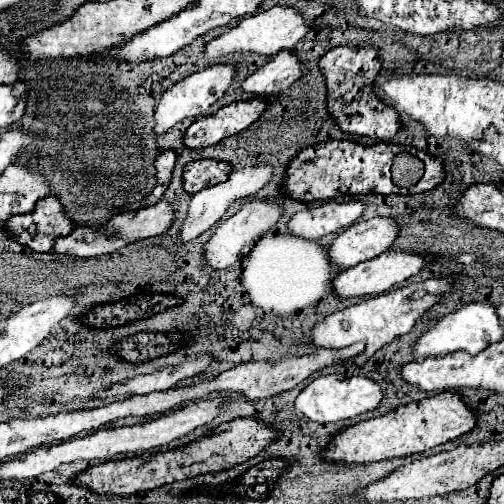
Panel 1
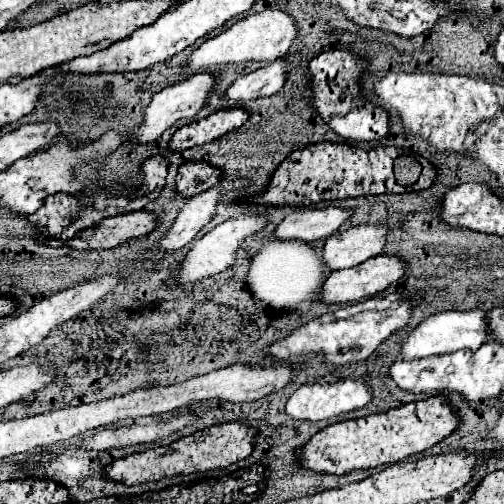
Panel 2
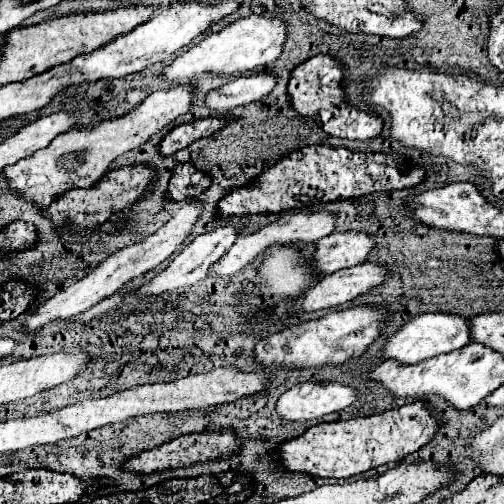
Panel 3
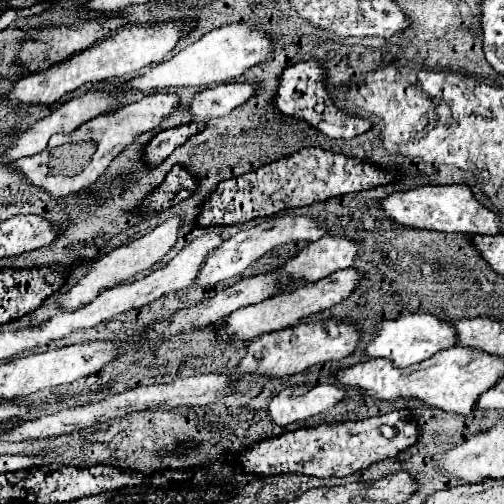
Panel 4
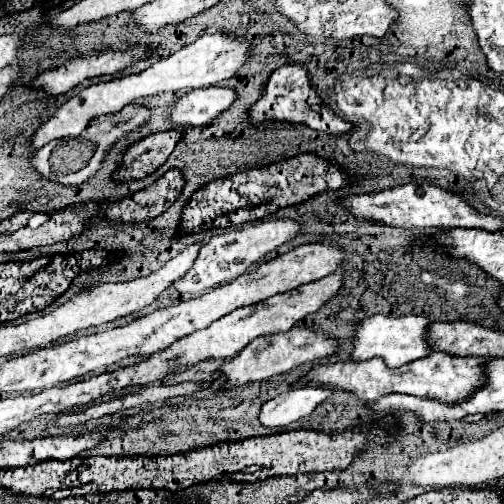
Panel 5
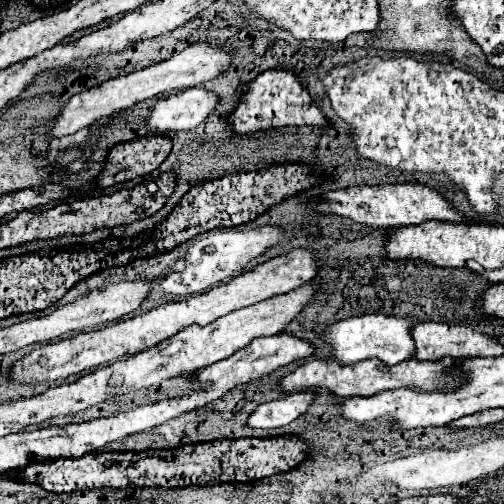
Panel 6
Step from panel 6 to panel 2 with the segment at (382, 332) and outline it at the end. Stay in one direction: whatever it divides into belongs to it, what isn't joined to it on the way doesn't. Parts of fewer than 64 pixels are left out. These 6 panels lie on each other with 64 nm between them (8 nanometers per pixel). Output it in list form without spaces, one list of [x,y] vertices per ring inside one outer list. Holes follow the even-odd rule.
[[[472,310],[472,312],[440,312],[424,320],[410,336],[408,340],[402,342],[402,358],[404,360],[418,360],[418,358],[428,358],[428,356],[438,356],[438,354],[450,354],[462,348],[476,350],[480,344],[490,342],[488,330],[486,330],[486,318],[488,314],[484,310]]]

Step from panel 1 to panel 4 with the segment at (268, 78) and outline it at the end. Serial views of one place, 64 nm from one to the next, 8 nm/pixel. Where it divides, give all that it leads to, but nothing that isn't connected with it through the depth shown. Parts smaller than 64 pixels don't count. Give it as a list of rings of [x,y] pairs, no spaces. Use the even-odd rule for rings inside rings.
[[[224,82],[214,88],[206,88],[200,94],[194,96],[192,112],[198,120],[210,120],[218,116],[230,114],[234,108],[248,102],[252,96],[256,96],[256,88],[260,84],[250,82]]]

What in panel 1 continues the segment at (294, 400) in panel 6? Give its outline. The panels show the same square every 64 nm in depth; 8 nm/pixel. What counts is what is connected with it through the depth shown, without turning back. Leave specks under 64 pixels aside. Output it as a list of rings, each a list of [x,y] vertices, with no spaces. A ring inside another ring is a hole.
[[[320,376],[300,392],[294,406],[314,422],[338,422],[338,420],[350,420],[354,416],[376,410],[382,398],[384,398],[382,388],[374,384],[374,380],[368,376],[352,376],[344,380],[336,376]]]

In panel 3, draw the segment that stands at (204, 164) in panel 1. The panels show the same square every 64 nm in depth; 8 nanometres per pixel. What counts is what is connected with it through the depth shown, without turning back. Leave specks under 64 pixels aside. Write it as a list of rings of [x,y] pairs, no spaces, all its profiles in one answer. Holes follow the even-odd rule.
[[[178,164],[174,176],[170,178],[168,198],[172,200],[190,200],[206,192],[210,186],[210,176],[202,170],[196,170],[192,164]]]

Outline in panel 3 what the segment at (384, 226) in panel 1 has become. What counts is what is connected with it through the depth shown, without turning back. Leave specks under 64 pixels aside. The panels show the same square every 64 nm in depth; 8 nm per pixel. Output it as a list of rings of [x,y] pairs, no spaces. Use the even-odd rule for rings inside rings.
[[[334,232],[316,244],[312,266],[318,274],[352,268],[362,264],[372,248],[376,248],[376,242],[368,232]]]

